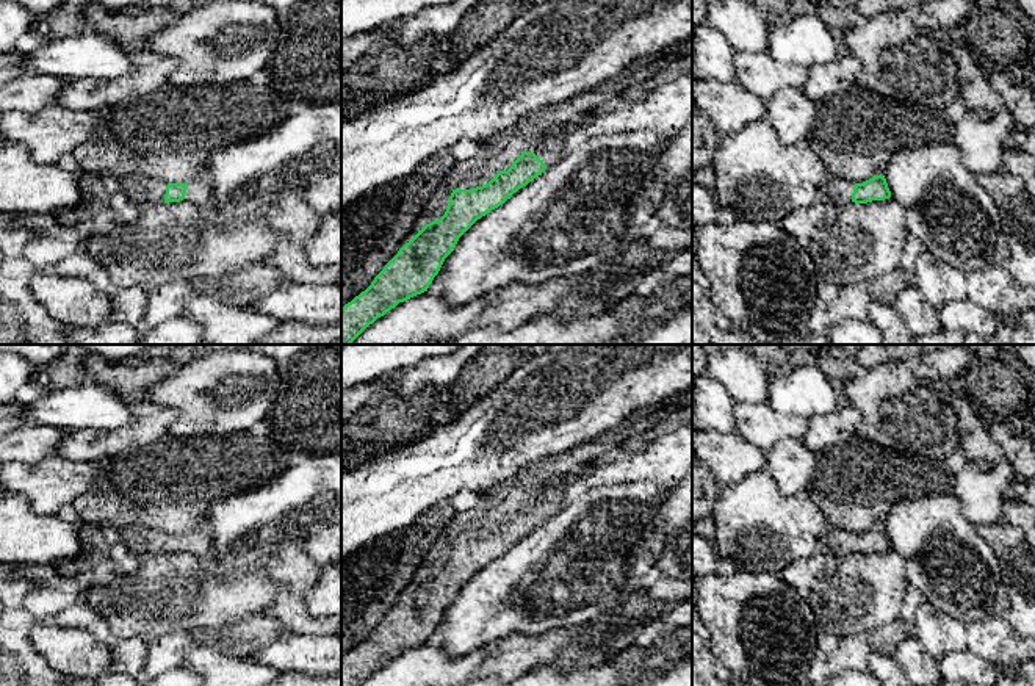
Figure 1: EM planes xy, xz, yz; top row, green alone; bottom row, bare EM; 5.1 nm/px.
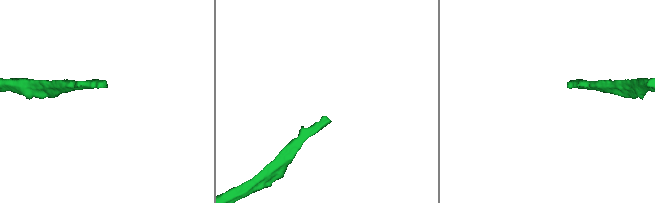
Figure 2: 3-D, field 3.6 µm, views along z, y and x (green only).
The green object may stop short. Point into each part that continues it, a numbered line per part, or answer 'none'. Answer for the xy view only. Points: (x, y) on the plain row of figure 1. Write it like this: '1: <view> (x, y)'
1: xy (141, 541)

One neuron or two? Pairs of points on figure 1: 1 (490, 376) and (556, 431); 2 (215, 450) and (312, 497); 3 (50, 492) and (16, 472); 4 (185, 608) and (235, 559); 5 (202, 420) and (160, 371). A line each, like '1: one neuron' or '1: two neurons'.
1: two neurons
2: two neurons
3: one neuron
4: two neurons
5: two neurons

